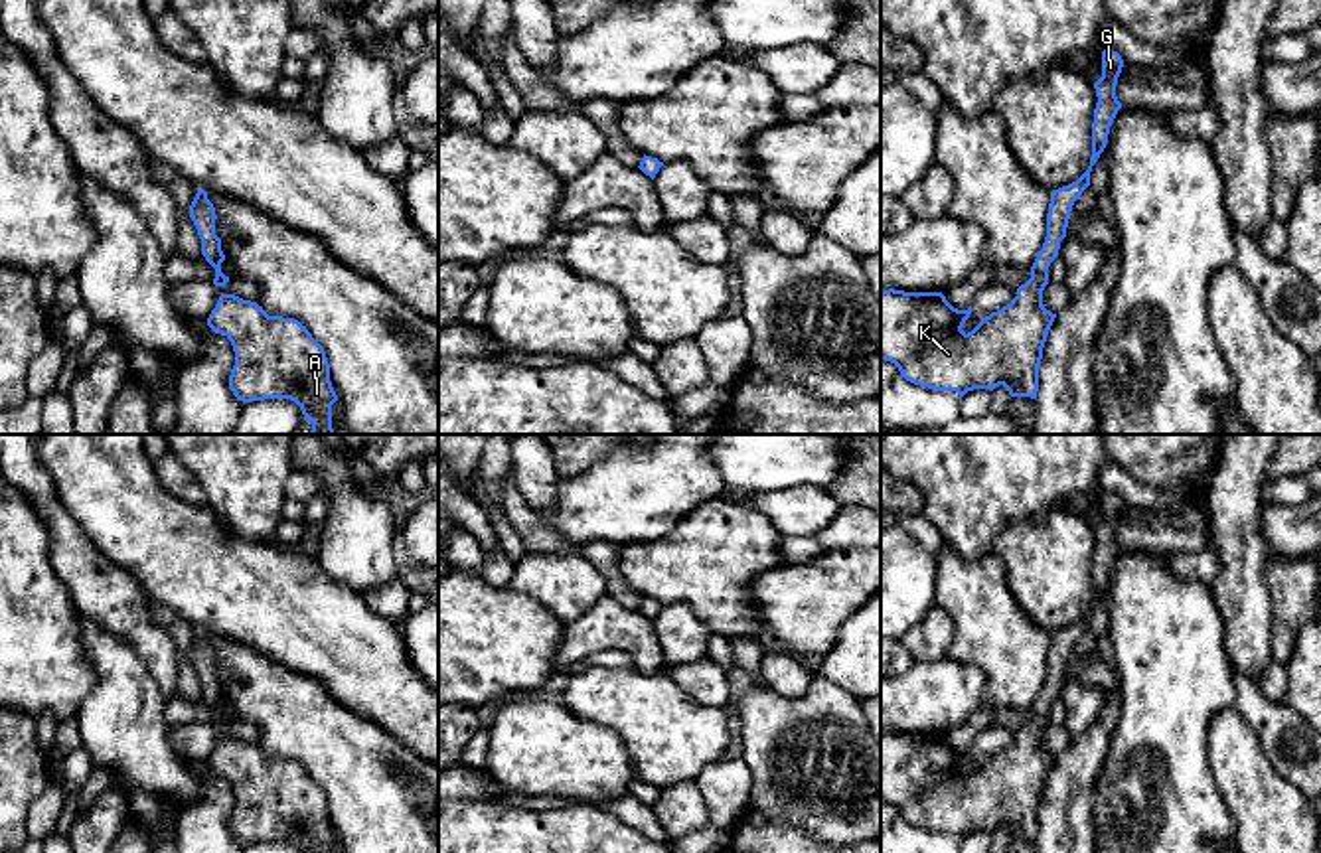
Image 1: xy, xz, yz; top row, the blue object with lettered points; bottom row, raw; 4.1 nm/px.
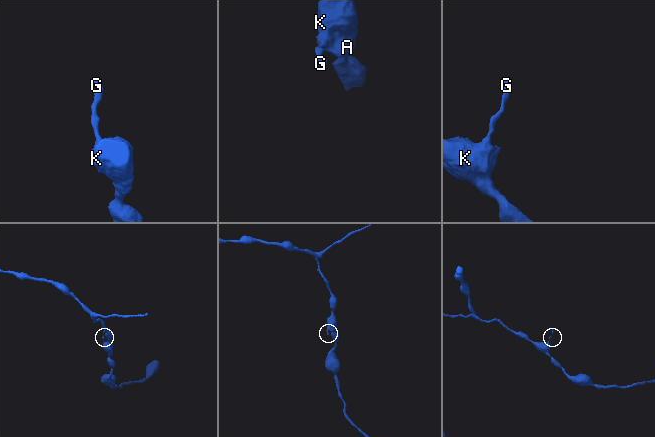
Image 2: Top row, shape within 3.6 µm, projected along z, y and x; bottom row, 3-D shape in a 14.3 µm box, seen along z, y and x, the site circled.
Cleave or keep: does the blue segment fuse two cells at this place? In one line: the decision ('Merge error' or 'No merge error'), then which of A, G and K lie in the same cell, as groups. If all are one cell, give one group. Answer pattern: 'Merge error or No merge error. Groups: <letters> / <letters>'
No merge error. Groups: A G K

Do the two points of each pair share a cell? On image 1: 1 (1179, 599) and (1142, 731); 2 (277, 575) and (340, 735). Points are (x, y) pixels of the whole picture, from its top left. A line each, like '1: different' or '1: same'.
1: same
2: different

